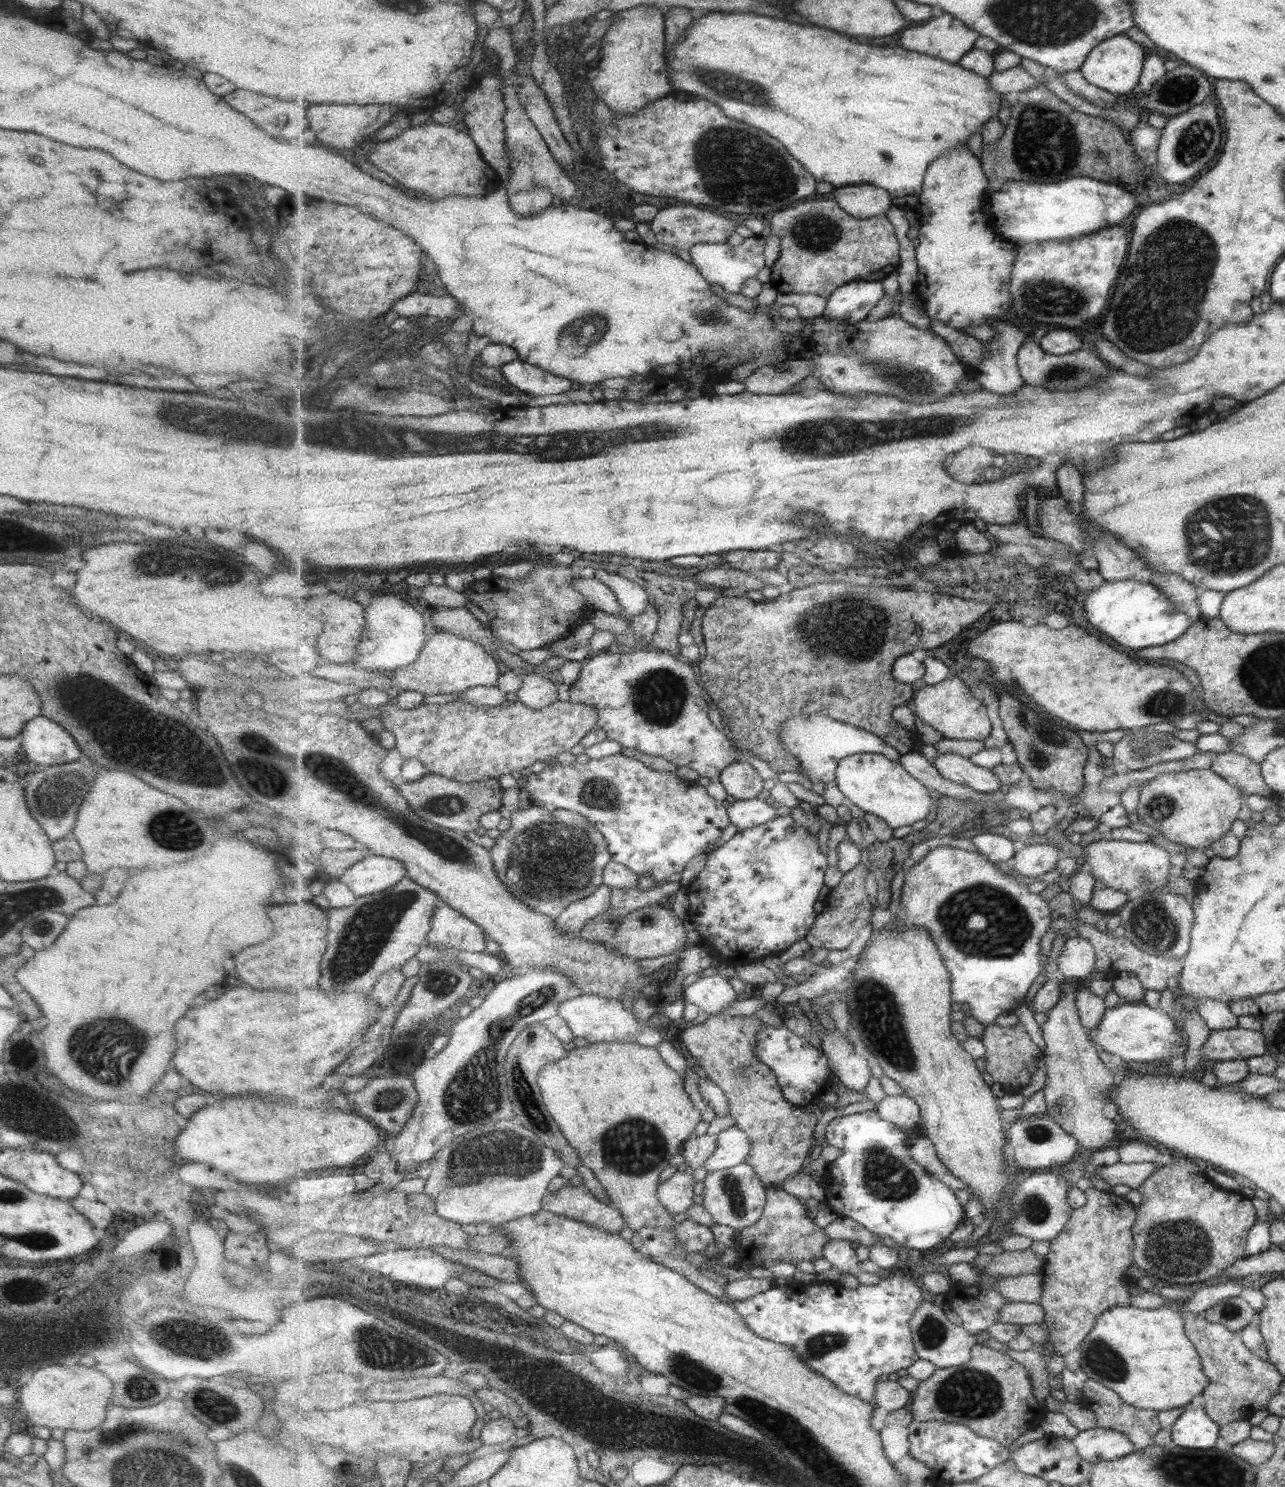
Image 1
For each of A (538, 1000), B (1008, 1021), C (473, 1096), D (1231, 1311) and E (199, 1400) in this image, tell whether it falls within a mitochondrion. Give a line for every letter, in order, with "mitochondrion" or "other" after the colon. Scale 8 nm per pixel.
A: mitochondrion
B: other
C: mitochondrion
D: mitochondrion
E: mitochondrion

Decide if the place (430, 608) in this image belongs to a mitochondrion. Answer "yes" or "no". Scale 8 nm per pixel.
no

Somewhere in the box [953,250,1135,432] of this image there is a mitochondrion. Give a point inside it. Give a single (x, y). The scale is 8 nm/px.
(1043, 301)

